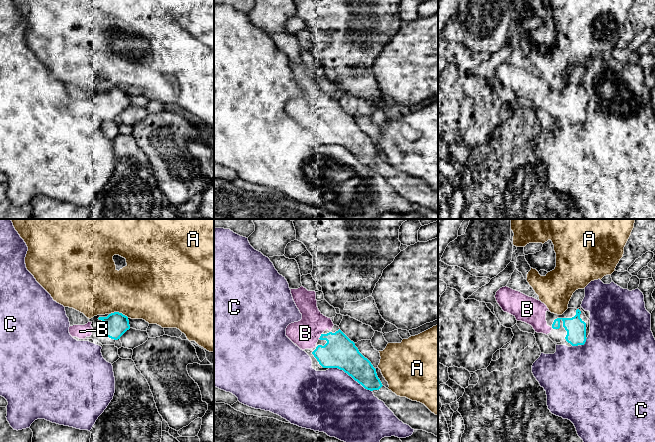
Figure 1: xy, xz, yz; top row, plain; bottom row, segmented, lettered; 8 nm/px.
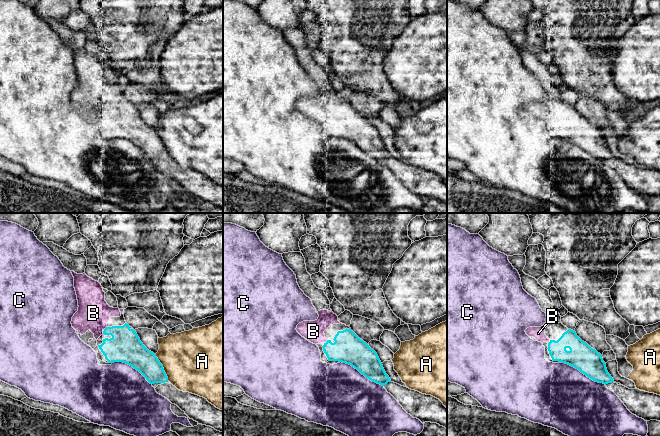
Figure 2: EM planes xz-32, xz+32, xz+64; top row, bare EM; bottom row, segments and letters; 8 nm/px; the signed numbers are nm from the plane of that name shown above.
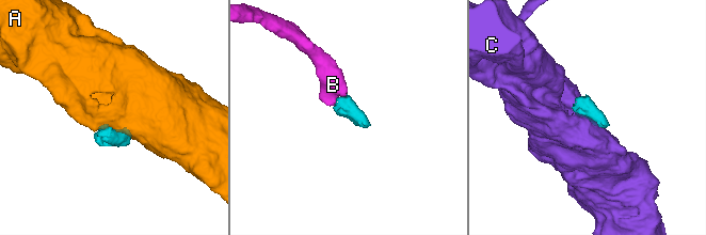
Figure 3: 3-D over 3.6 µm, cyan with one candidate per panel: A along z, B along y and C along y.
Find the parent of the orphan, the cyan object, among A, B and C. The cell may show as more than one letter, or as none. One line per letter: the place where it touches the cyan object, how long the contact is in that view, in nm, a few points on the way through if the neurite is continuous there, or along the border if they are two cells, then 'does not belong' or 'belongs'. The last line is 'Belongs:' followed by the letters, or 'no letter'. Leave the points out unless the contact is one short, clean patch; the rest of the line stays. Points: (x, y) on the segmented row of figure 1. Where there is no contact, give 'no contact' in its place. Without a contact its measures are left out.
A: meets cyan in xy at (118, 312); contact 160 nm long; does not belong
B: meets cyan in xz at (320, 336); contact 50 nm long; belongs
C: meets cyan in xz at (350, 375); contact 400 nm long; does not belong
Belongs: B

